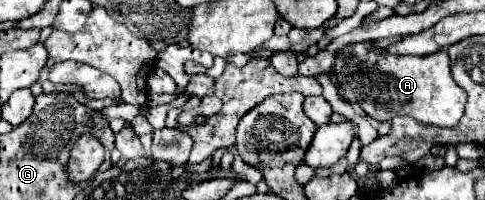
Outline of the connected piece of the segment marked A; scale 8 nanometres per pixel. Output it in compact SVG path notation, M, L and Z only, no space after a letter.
M356 43L338 53L332 73L340 83L340 95L350 103L358 103L364 115L376 121L408 115L422 125L452 129L464 115L466 91L456 85L444 49L424 57L400 57L384 49L372 49L366 43Z

